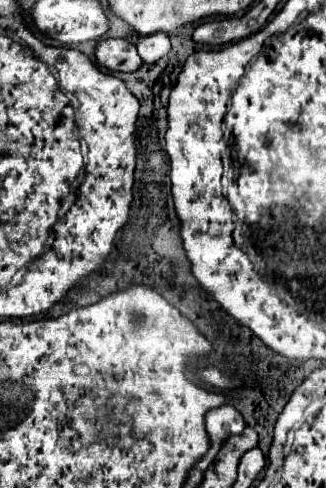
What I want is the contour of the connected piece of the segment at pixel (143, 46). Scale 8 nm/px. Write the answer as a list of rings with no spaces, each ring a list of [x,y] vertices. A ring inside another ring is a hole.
[[[165,33],[147,35],[137,43],[137,51],[145,63],[155,63],[159,57],[169,53],[169,49],[171,49],[171,43],[169,43],[169,37],[165,37]]]

